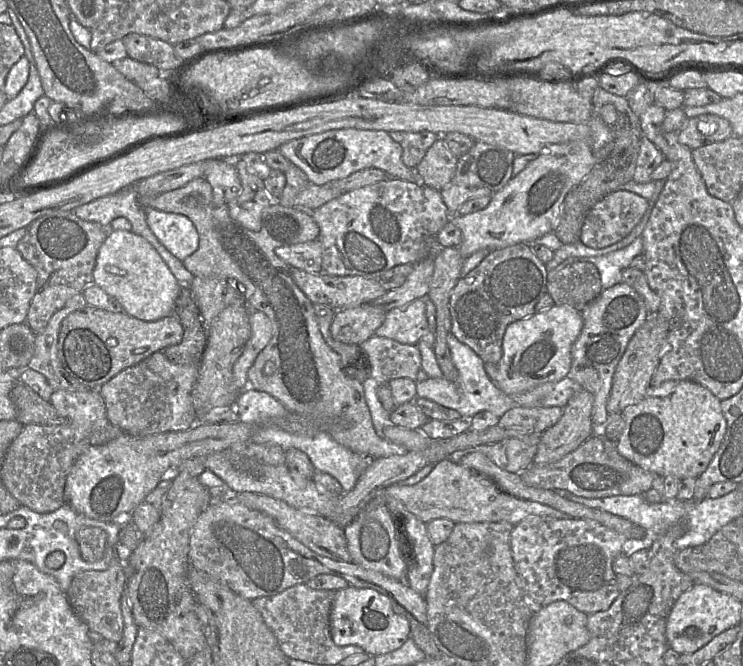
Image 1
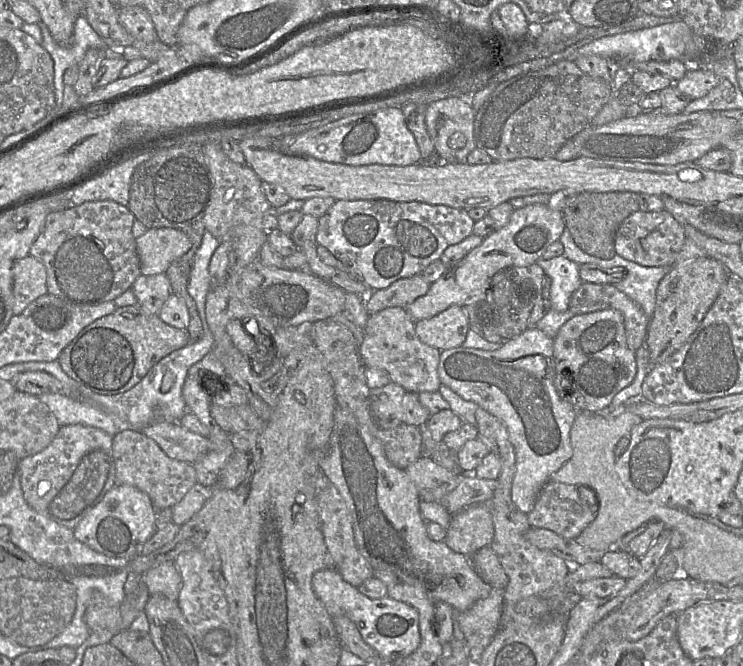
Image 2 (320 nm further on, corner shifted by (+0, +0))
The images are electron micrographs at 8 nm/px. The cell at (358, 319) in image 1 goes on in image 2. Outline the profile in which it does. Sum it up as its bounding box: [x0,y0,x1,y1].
[365,274,430,314]

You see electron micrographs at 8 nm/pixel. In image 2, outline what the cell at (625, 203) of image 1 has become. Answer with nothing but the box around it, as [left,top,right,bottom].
[614,211,685,268]

